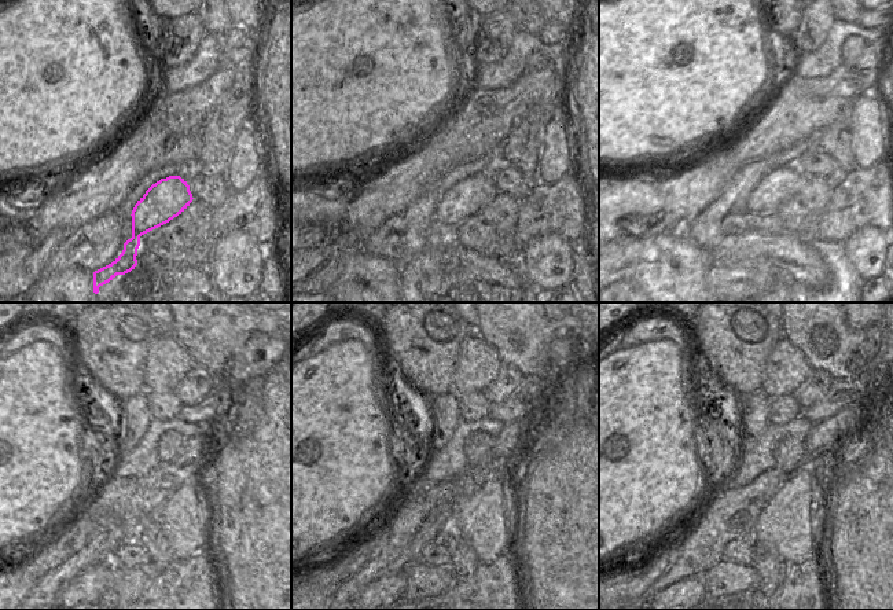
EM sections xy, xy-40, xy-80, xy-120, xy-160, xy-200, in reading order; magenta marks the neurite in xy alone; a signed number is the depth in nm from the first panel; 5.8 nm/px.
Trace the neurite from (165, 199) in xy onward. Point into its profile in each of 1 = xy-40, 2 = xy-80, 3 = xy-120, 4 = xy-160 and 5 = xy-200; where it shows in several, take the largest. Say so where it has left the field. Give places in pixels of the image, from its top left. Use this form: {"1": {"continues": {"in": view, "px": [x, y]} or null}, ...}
{"1": {"continues": {"in": "xy-40", "px": [466, 198]}}, "2": {"continues": {"in": "xy-80", "px": [781, 186]}}, "3": {"continues": {"in": "xy-120", "px": [94, 581]}}, "4": {"continues": {"in": "xy-160", "px": [397, 581]}}, "5": {"continues": {"in": "xy-200", "px": [688, 581]}}}

